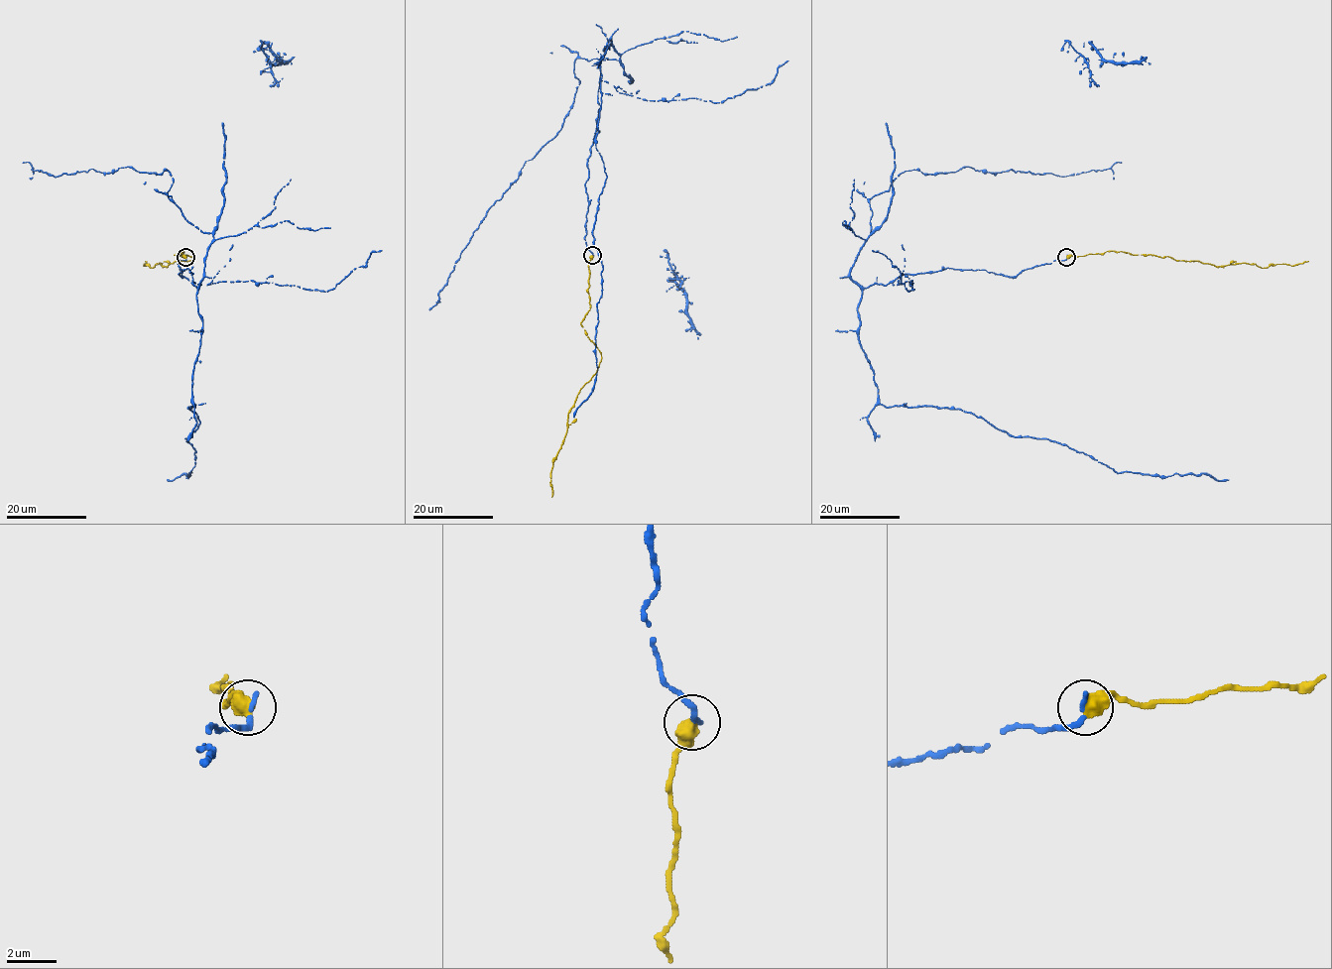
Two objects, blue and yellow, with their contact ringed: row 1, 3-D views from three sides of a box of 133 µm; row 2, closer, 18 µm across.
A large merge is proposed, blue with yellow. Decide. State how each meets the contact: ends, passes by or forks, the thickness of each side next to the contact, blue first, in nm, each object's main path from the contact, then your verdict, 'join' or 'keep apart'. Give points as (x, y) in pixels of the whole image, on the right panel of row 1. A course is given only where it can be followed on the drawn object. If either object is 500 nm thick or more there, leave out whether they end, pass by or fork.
calibres 280 and 550 nm; course blue (1066, 257), (1012, 277), (947, 268), (864, 288), (858, 339), (877, 400), (960, 409), (1117, 472), (1228, 479); course yellow (1066, 257), (1110, 250), (1197, 260), (1217, 266), (1243, 263), (1262, 268), (1307, 261); join

